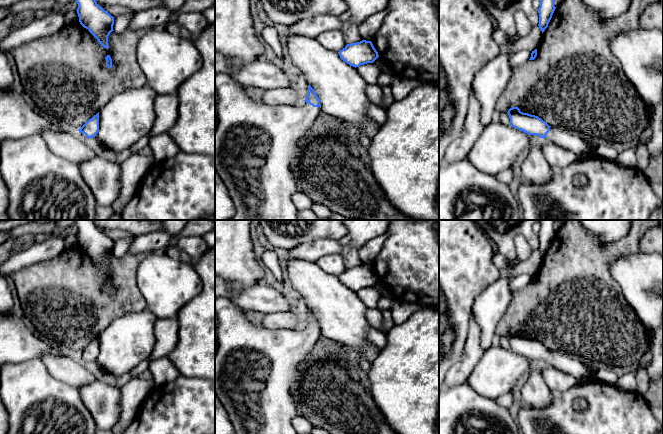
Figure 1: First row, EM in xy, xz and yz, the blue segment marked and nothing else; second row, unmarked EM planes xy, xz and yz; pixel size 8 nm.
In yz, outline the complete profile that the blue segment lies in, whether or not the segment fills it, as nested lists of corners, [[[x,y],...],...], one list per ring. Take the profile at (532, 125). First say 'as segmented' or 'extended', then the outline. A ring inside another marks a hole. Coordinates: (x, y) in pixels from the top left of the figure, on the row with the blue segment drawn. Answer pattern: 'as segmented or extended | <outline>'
extended | [[[518,107],[508,110],[510,125],[528,135],[546,138],[576,155],[590,156],[597,154],[597,148],[591,147],[583,135],[570,132],[565,128],[554,128],[535,115],[523,113]]]

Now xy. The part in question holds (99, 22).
as segmented | [[[76,0],[76,2],[80,24],[108,49],[108,36],[114,31],[114,17],[100,7],[96,0]]]

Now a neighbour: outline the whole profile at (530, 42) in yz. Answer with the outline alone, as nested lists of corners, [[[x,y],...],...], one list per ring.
[[[533,26],[531,32],[525,36],[520,37],[520,39],[513,43],[505,43],[500,45],[500,53],[512,54],[520,50],[534,51],[538,48],[539,43],[542,38],[542,31],[539,26]]]

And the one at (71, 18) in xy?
[[[70,11],[65,14],[65,24],[67,25],[74,25],[79,23],[79,17],[77,11]]]

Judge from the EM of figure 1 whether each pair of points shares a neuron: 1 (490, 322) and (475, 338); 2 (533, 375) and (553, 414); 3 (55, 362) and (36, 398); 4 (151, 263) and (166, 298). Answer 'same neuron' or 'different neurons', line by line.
1: different neurons
2: different neurons
3: different neurons
4: same neuron

